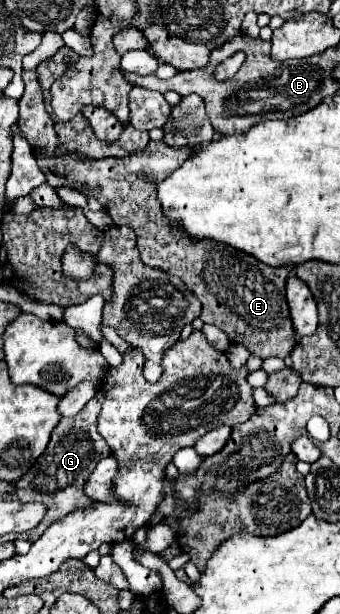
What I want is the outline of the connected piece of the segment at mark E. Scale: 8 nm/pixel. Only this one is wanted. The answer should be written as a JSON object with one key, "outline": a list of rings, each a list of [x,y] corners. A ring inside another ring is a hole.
{"outline":[[[24,71],[22,73],[26,91],[20,97],[20,119],[18,119],[18,129],[22,133],[22,137],[30,143],[36,163],[40,167],[40,171],[46,175],[46,183],[52,187],[72,187],[84,195],[92,195],[96,197],[104,209],[110,213],[110,217],[114,219],[116,225],[128,225],[134,229],[136,233],[136,245],[140,249],[142,261],[150,267],[160,267],[162,271],[168,271],[170,275],[180,277],[186,287],[200,299],[202,303],[202,315],[200,319],[208,325],[216,325],[218,329],[222,329],[228,337],[230,343],[234,345],[244,345],[250,355],[256,355],[260,359],[268,359],[268,357],[280,357],[286,359],[292,349],[296,347],[296,331],[292,325],[292,317],[290,317],[290,309],[286,303],[286,279],[290,275],[288,267],[266,267],[264,263],[258,263],[258,259],[236,251],[232,247],[226,247],[222,243],[214,243],[214,241],[192,241],[186,235],[182,235],[180,231],[176,231],[176,227],[170,227],[166,217],[162,215],[162,207],[156,199],[156,191],[152,185],[152,181],[160,181],[162,177],[168,177],[172,171],[176,171],[186,157],[192,153],[192,149],[188,147],[168,147],[162,141],[150,141],[146,149],[136,151],[124,159],[120,157],[104,157],[104,159],[84,159],[80,161],[78,155],[58,155],[58,135],[52,127],[52,119],[48,115],[48,111],[44,109],[44,101],[42,101],[42,89],[40,83],[36,79],[34,71]]]}

